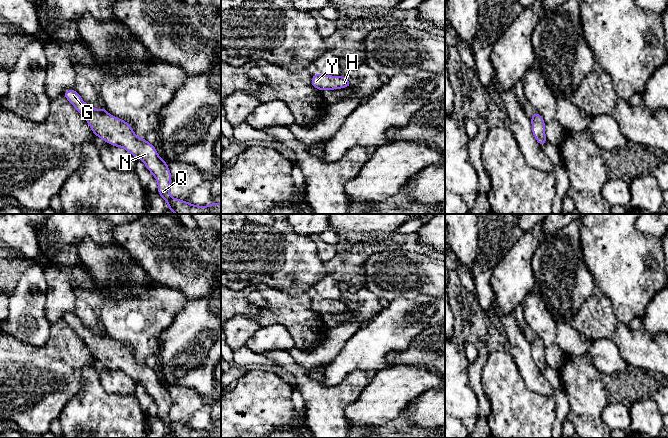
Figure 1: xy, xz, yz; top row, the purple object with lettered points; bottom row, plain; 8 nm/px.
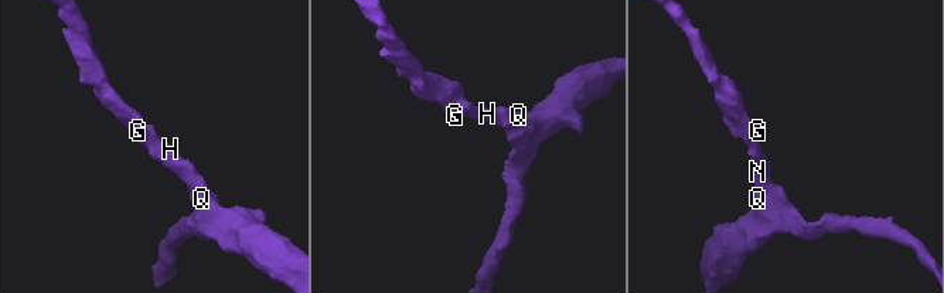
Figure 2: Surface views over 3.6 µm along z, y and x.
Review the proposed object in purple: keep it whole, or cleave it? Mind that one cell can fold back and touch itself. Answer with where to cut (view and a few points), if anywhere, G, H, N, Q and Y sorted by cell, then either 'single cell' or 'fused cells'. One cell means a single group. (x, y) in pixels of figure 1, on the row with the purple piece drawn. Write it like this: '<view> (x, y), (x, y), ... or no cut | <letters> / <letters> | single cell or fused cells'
no cut | G H N Q Y | single cell

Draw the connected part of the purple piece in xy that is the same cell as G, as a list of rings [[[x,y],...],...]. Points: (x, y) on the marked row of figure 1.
[[[75,89],[65,91],[63,96],[86,119],[95,136],[113,146],[124,148],[145,163],[157,180],[158,193],[167,202],[168,209],[175,214],[221,214],[221,204],[214,201],[209,206],[195,206],[173,198],[169,193],[172,176],[167,163],[159,157],[154,145],[135,135],[128,122],[107,113],[104,107],[96,111],[83,102]]]

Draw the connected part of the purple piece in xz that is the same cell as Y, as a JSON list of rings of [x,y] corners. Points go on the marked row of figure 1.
[[[316,74],[312,76],[311,85],[321,91],[346,88],[351,86],[349,79],[344,76],[330,76],[325,74]]]

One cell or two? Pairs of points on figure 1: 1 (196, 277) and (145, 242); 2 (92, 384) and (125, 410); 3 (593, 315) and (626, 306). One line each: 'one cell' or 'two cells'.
1: one cell
2: one cell
3: two cells

